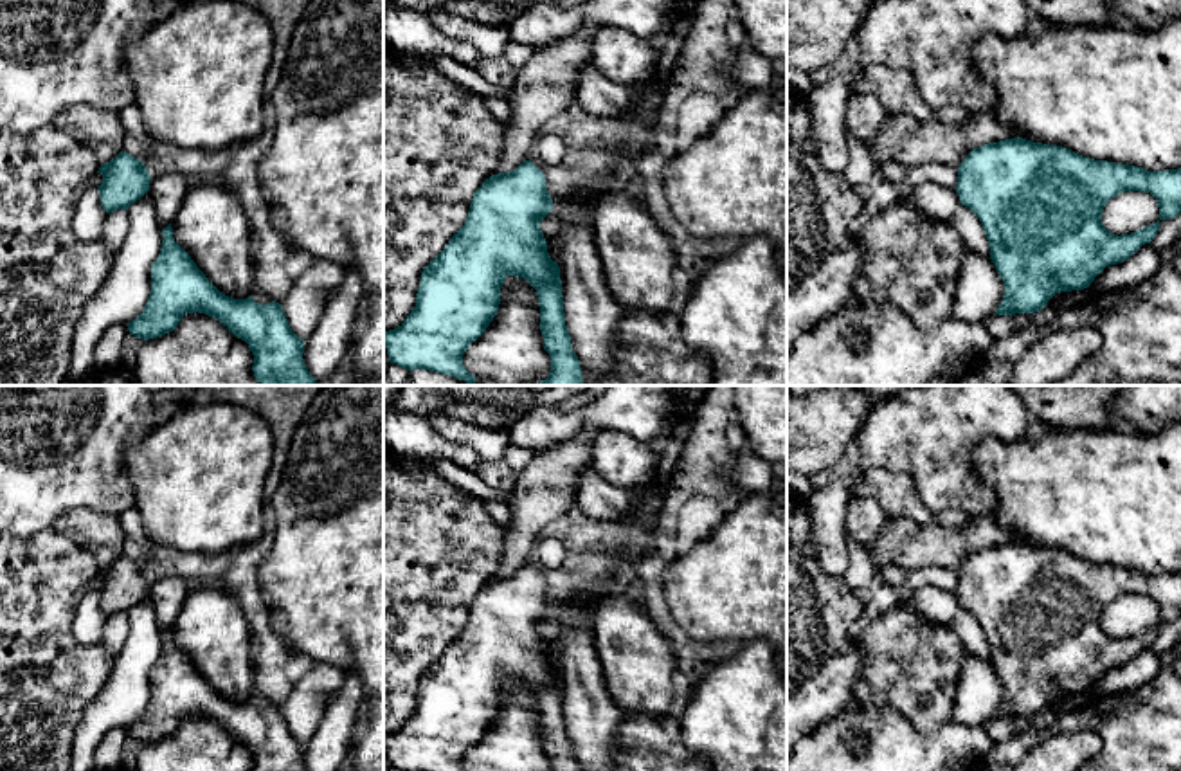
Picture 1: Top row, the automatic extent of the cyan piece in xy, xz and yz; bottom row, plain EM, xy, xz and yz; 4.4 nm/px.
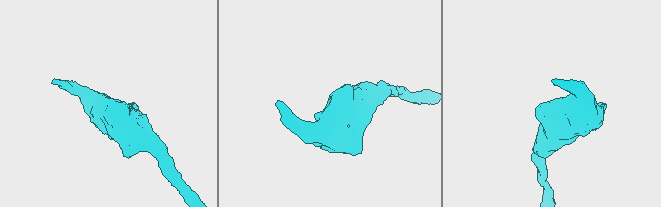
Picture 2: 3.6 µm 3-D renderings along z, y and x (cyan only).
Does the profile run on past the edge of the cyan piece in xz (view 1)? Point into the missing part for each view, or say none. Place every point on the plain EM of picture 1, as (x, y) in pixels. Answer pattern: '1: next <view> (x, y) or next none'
1: next none

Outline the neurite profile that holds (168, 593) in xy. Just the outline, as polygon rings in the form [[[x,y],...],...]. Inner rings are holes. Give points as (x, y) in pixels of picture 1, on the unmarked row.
[[[158,576],[149,582],[149,596],[160,632],[176,621],[187,596],[187,582],[180,576]]]

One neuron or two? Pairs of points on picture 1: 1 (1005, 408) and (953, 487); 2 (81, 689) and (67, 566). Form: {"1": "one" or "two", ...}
{"1": "one", "2": "one"}

